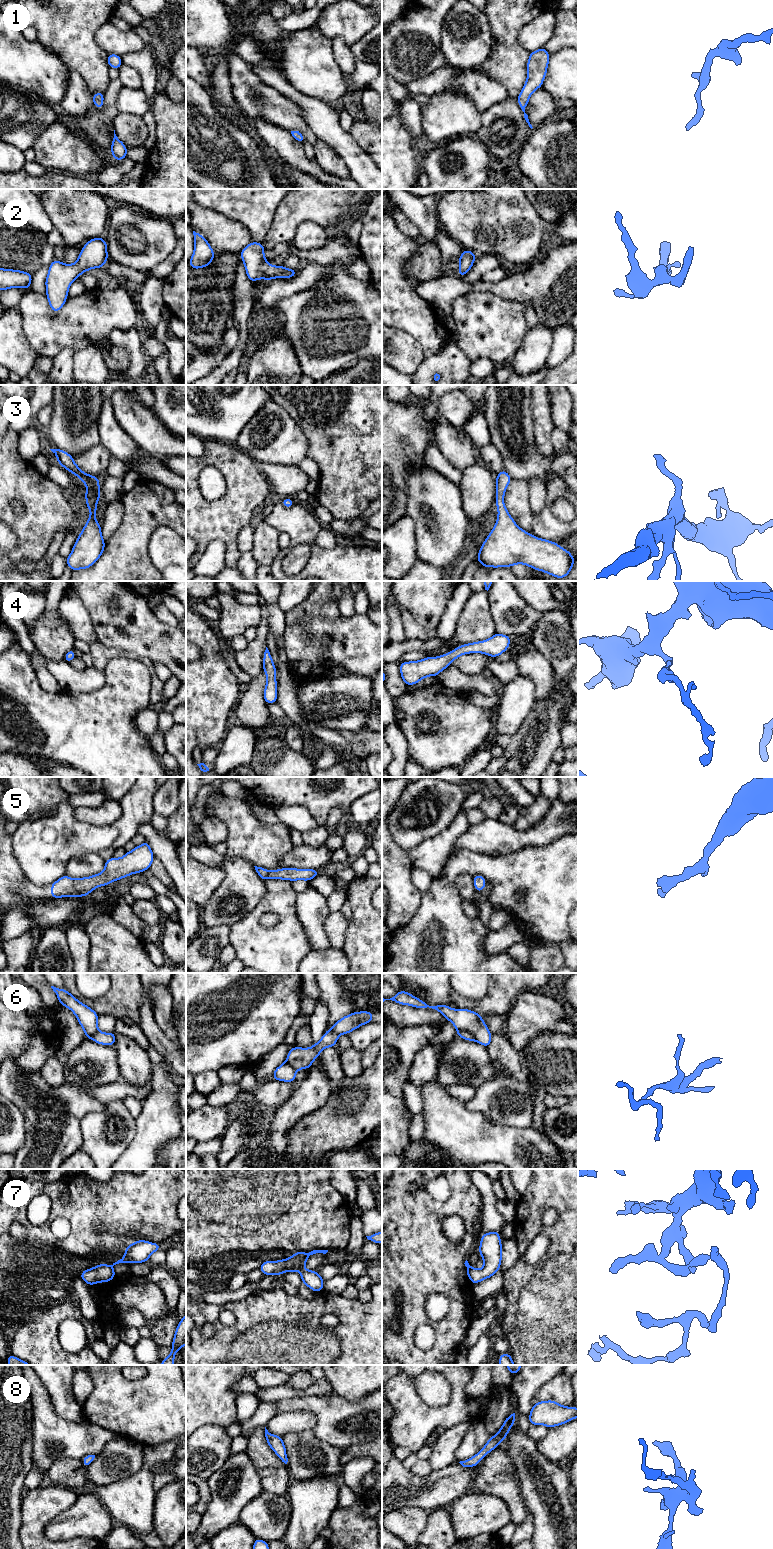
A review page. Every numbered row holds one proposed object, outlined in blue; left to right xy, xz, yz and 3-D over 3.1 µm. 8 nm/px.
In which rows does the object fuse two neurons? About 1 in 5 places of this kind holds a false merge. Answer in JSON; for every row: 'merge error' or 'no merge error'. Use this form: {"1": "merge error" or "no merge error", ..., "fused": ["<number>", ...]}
{"1": "no merge error", "2": "no merge error", "3": "no merge error", "4": "no merge error", "5": "no merge error", "6": "merge error", "7": "merge error", "8": "no merge error", "fused": ["6", "7"]}

